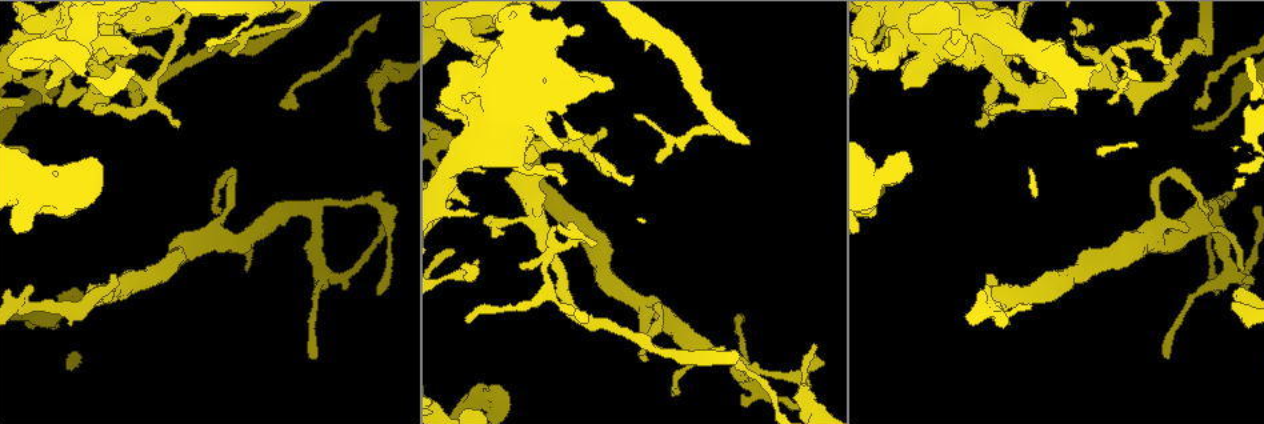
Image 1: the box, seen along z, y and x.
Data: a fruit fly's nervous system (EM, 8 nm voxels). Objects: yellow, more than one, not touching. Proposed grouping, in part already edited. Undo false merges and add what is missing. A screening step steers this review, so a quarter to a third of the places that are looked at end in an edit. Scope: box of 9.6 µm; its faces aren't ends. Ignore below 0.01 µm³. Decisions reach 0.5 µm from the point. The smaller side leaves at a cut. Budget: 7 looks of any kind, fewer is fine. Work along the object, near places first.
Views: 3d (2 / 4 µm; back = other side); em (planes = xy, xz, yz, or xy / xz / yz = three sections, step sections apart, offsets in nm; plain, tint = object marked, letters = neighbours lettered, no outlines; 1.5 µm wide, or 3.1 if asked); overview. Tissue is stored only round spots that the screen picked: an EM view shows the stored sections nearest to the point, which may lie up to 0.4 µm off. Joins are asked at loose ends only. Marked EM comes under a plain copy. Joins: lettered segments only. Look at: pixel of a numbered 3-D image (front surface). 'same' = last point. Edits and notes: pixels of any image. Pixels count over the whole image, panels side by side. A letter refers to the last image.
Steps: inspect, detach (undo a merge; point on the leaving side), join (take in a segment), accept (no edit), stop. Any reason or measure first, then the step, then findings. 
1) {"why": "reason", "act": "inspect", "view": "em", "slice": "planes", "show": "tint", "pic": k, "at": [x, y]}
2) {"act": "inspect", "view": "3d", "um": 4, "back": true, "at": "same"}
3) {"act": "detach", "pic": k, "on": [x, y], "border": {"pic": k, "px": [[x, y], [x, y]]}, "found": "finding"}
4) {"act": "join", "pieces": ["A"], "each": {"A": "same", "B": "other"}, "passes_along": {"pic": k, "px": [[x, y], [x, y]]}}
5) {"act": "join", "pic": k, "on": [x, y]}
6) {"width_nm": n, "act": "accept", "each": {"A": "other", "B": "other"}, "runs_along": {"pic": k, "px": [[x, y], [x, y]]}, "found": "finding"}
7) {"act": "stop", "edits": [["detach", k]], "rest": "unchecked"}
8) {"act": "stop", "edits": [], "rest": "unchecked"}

{"why": "branch stops here", "act": "inspect", "view": "em", "slice": "planes", "show": "tint", "pic": 1, "at": [483, 169]}

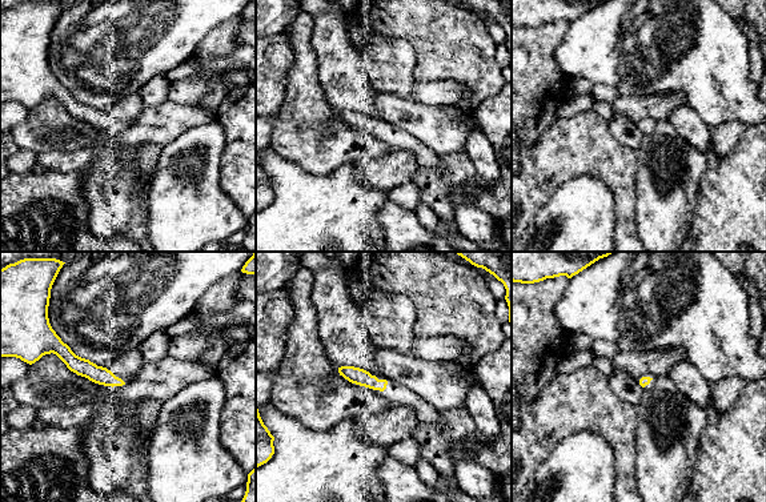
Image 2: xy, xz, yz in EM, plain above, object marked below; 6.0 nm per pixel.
{"act": "inspect", "view": "em", "slice": "planes", "show": "letters", "at": "same"}

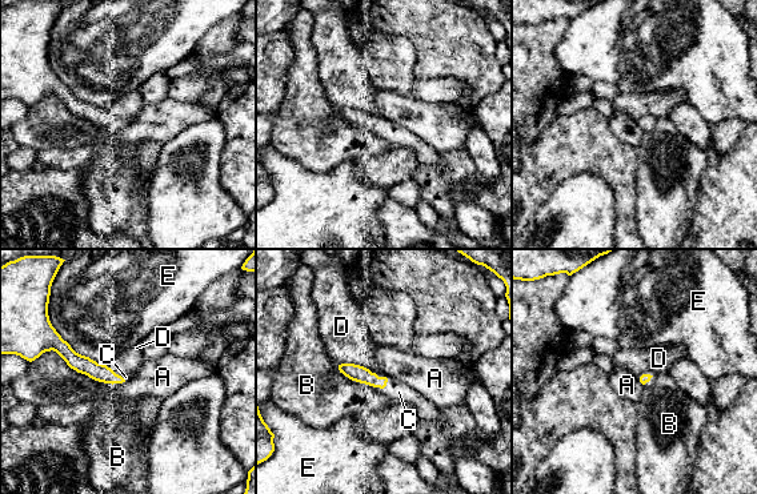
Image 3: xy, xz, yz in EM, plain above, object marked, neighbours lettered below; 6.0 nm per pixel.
{"act": "join", "pieces": ["C"], "each": {"A": "other", "B": "other", "C": "same", "D": "other", "E": "other"}, "found": "the neuron continues"}

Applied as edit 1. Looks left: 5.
{"why": "stops while still wide", "act": "inspect", "view": "3d", "um": 2, "pic": 1, "at": [540, 138]}

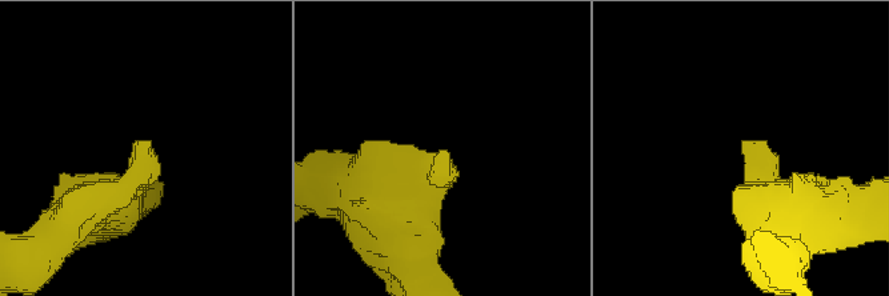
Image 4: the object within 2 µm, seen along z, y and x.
{"why": "need the tissue", "act": "inspect", "view": "em", "slice": "planes", "show": "letters", "pic": 4, "at": [448, 156]}

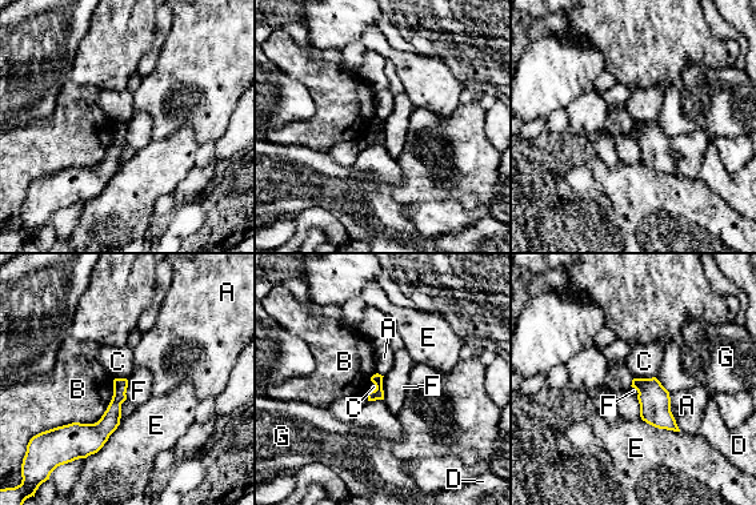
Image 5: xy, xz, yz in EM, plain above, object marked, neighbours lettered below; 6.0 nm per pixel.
{"act": "accept", "each": {"A": "other", "B": "other", "C": "other", "D": "other", "E": "other", "F": "other", "G": "other"}, "border": {"pic": 5, "px": [[128, 380], [126, 397]]}, "found": "none of them fits"}

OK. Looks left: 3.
{"why": "sharp bend", "act": "inspect", "view": "3d", "um": 4, "pic": 1, "at": [301, 20]}

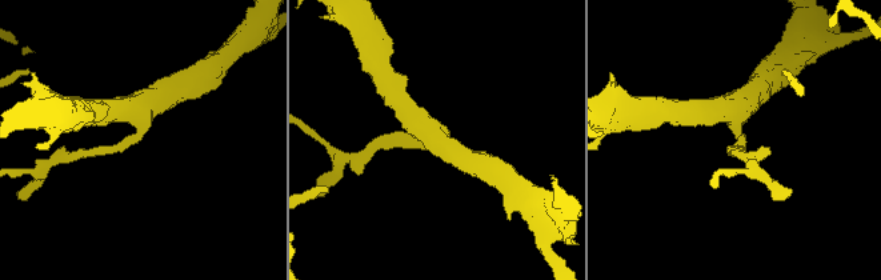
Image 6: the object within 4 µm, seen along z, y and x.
{"why": "need the tissue", "act": "inspect", "view": "em", "slice": "planes", "show": "letters", "pic": 6, "at": [130, 139]}

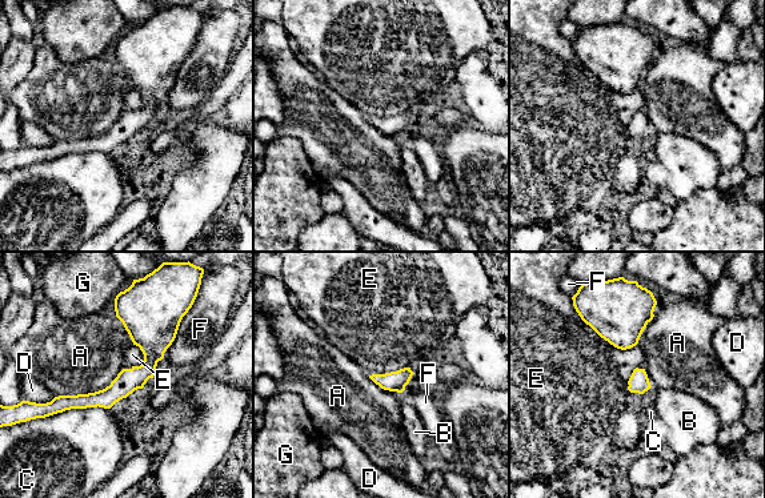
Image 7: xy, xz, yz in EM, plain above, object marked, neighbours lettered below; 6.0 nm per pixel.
{"width_nm": 130, "act": "accept", "each": {"A": "other", "B": "other", "C": "other", "D": "other", "E": "other", "F": "other", "G": "other"}, "border": {"pic": 7, "px": [[124, 368], [101, 389], [55, 397]]}, "found": "continuous, no second neuron"}

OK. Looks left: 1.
{"act": "stop", "edits": [["join", 3]], "rest": "unchecked"}

